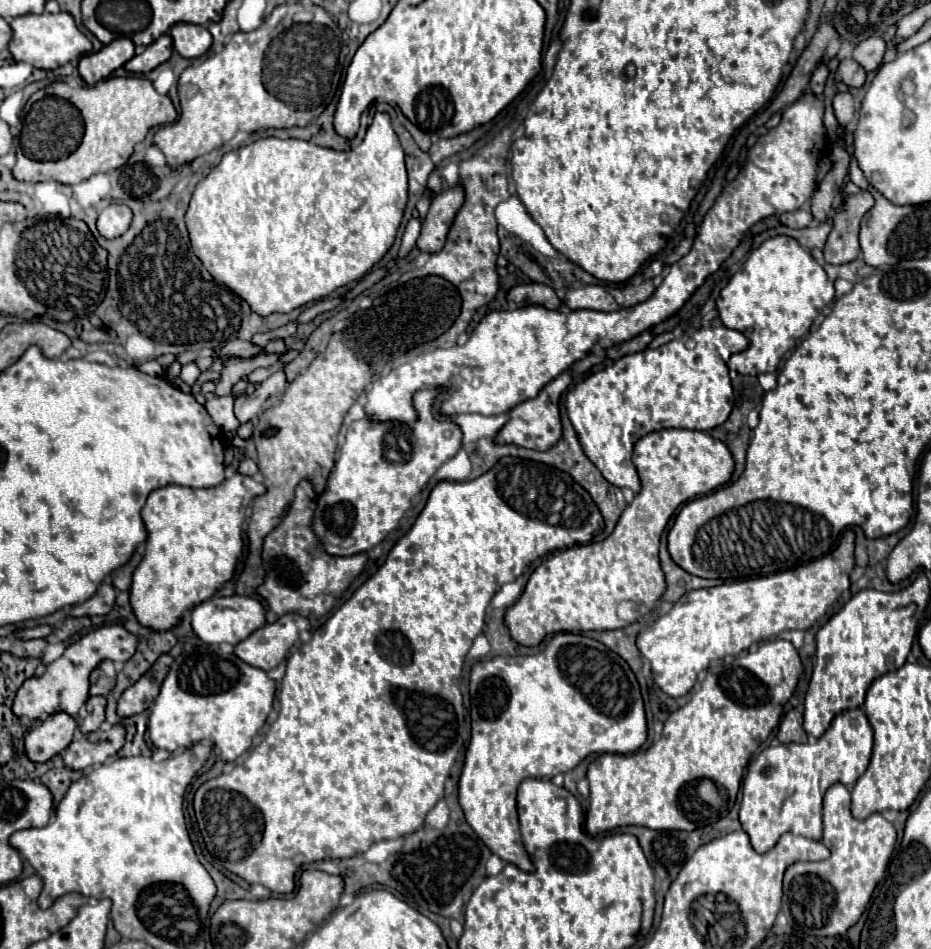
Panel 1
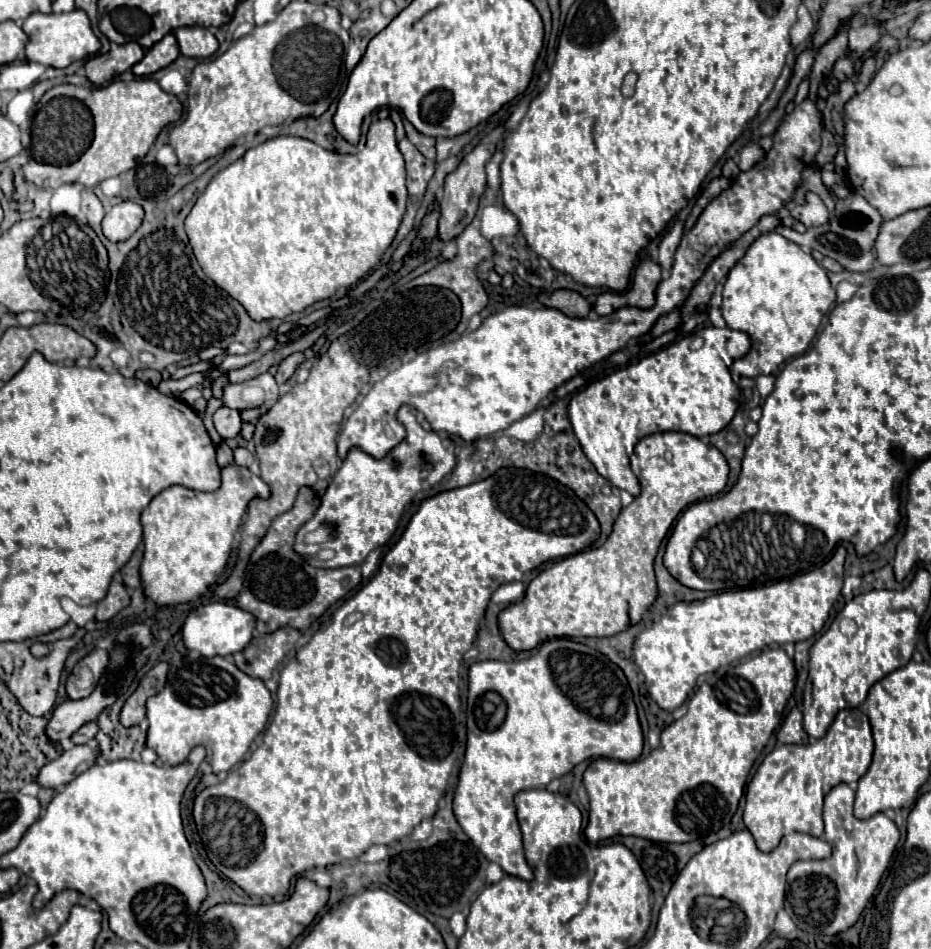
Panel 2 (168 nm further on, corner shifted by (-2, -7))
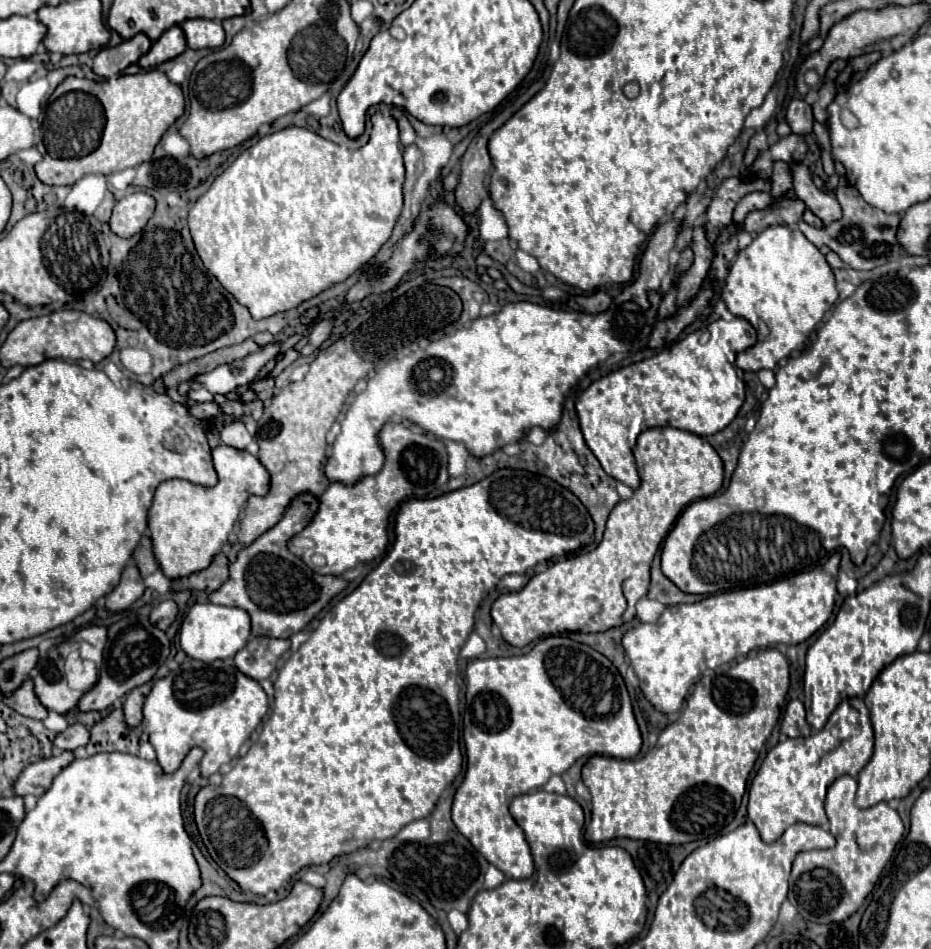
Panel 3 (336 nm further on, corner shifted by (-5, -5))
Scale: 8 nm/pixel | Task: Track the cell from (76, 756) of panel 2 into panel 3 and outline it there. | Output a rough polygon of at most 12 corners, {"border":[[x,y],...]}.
{"border":[[57,752],[23,768],[15,796],[41,796],[73,760]]}

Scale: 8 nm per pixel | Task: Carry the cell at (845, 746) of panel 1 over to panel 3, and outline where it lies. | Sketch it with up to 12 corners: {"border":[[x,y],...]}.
{"border":[[861,698],[769,750],[749,784],[763,842],[825,826],[827,786],[873,754]]}

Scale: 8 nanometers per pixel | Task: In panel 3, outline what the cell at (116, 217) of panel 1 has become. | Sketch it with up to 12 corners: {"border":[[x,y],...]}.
{"border":[[147,192],[121,198],[111,216],[111,230],[131,238],[155,212]]}

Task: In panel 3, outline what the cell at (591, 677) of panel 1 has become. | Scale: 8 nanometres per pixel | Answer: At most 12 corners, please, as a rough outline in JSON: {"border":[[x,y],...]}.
{"border":[[563,636],[467,664],[453,824],[507,878],[509,816],[581,756],[633,758],[617,668]]}

